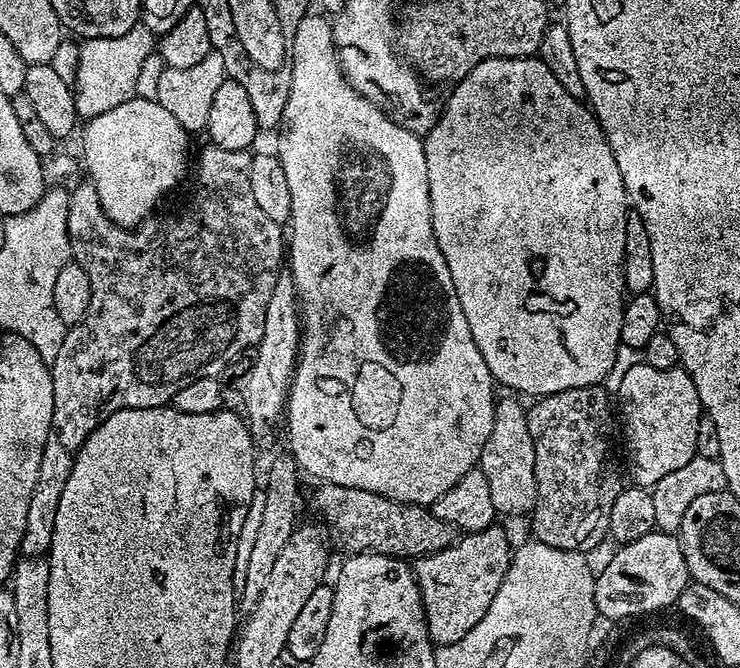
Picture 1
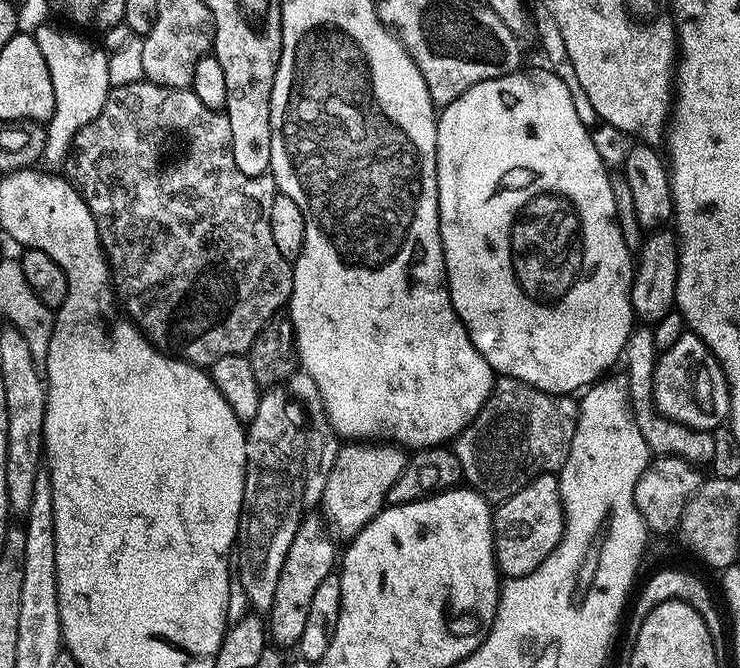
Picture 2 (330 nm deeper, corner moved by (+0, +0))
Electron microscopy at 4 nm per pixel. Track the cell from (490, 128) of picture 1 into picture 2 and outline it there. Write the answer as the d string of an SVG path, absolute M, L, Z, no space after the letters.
M551 67L544 68L528 68L517 70L499 76L498 78L490 78L486 82L478 82L474 86L470 86L470 90L466 90L466 94L462 94L458 98L454 98L454 102L450 102L439 113L436 122L436 177L438 178L438 214L440 215L440 241L442 242L442 250L444 251L444 270L448 282L448 293L452 299L454 310L458 314L458 318L466 326L466 330L470 334L470 338L474 342L474 346L482 354L482 358L486 358L486 362L492 367L493 373L509 376L515 380L526 382L530 386L534 386L538 390L547 392L550 396L566 396L569 394L579 393L581 390L587 389L596 383L609 371L608 367L612 363L619 361L624 355L624 347L628 341L628 336L632 333L634 327L634 313L632 310L632 277L634 275L634 256L628 252L627 246L622 238L622 230L619 229L619 223L616 220L614 190L611 189L613 177L610 175L610 168L599 156L598 150L595 149L592 141L593 133L582 124L578 113L574 106L574 98L570 98L570 90L566 86L566 82L562 82L562 78L558 78L558 74L552 71Z

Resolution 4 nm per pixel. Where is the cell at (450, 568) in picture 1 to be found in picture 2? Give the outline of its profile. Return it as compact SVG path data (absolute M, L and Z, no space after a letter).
M547 472L534 478L518 494L495 509L492 529L496 535L496 567L505 577L525 576L552 553L564 536L564 507L560 482Z

